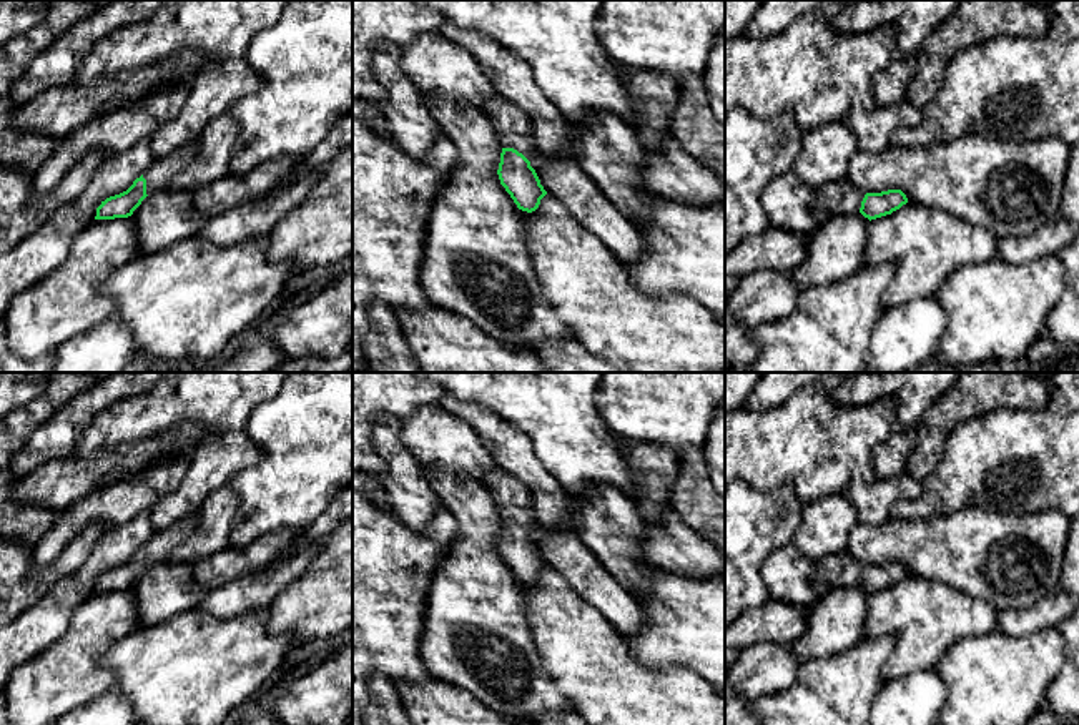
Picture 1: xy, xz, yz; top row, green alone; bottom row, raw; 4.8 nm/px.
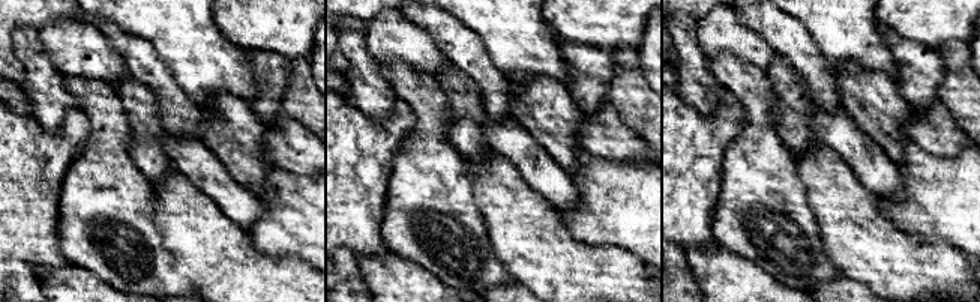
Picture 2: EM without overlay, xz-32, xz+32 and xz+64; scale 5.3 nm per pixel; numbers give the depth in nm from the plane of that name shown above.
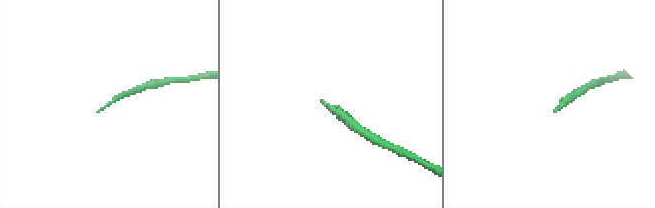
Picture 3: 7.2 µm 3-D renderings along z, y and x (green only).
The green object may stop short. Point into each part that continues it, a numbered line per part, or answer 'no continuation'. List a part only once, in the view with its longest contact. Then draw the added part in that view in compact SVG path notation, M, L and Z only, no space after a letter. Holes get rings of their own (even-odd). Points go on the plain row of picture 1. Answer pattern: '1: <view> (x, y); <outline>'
1: xz (514, 503); M497 467L487 472L480 482L489 491L500 520L514 520L529 534L535 534L540 529L532 496L520 481Z

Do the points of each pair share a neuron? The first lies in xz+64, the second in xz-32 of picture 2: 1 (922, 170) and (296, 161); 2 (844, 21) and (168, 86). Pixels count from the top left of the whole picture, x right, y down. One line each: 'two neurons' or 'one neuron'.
1: two neurons
2: two neurons

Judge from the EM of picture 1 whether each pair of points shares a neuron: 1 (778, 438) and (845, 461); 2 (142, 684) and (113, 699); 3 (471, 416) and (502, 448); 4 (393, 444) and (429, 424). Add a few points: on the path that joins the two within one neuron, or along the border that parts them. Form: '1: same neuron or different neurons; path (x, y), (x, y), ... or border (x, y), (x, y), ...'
1: same neuron; path (795, 443), (828, 444)
2: different neurons; border (113, 687), (132, 707)
3: same neuron; path (479, 421), (497, 439)
4: different neurons; border (399, 419), (403, 444), (423, 464)

